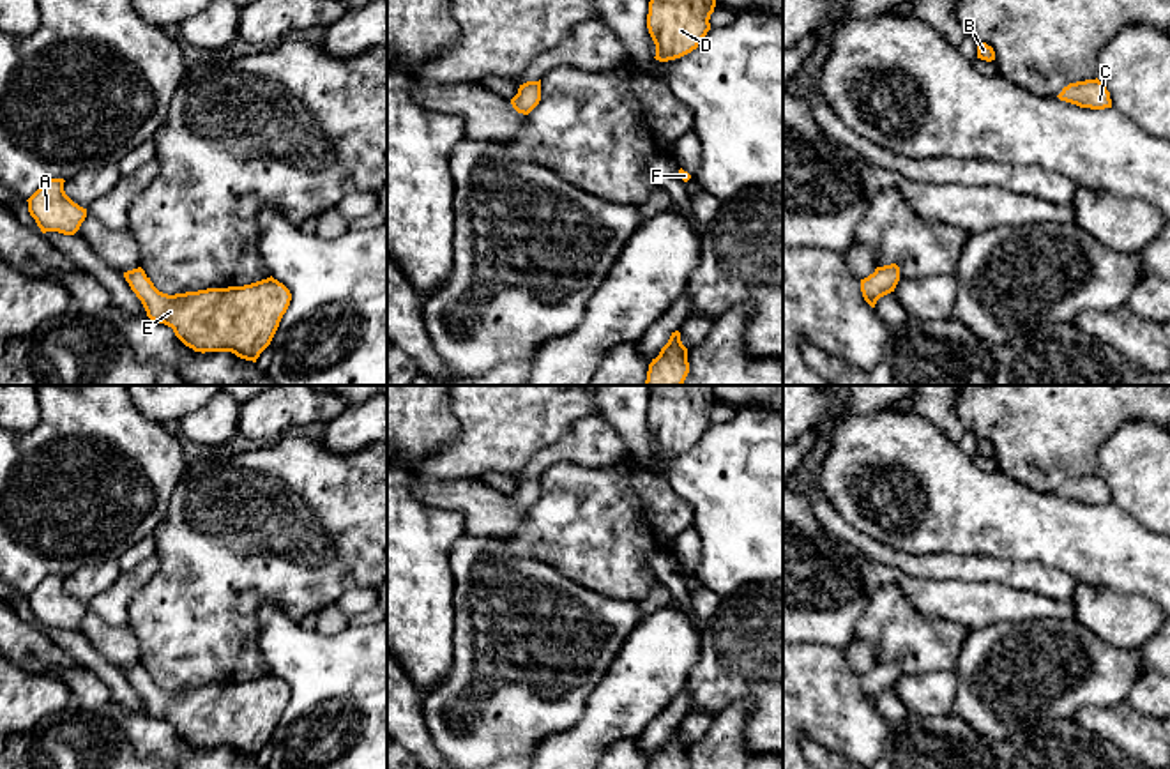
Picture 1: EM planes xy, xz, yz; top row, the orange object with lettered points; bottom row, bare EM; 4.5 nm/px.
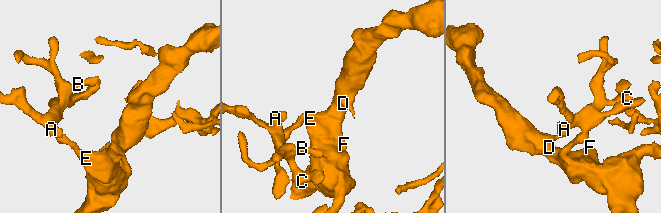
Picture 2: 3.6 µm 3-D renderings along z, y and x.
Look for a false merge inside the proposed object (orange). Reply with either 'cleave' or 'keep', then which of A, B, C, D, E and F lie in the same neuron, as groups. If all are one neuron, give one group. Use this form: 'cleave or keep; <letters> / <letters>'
keep; A B C D E F

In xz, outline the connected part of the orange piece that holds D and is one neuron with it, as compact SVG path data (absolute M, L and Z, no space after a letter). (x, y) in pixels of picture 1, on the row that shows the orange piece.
M650 0L647 28L656 44L656 60L680 58L698 48L710 30L716 0Z

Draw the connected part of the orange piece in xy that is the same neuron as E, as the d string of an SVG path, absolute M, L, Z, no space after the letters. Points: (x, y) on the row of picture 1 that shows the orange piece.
M141 267L124 272L131 290L141 301L147 316L173 329L175 336L194 352L232 352L253 361L270 345L292 293L272 276L244 286L207 288L168 295L159 292Z

